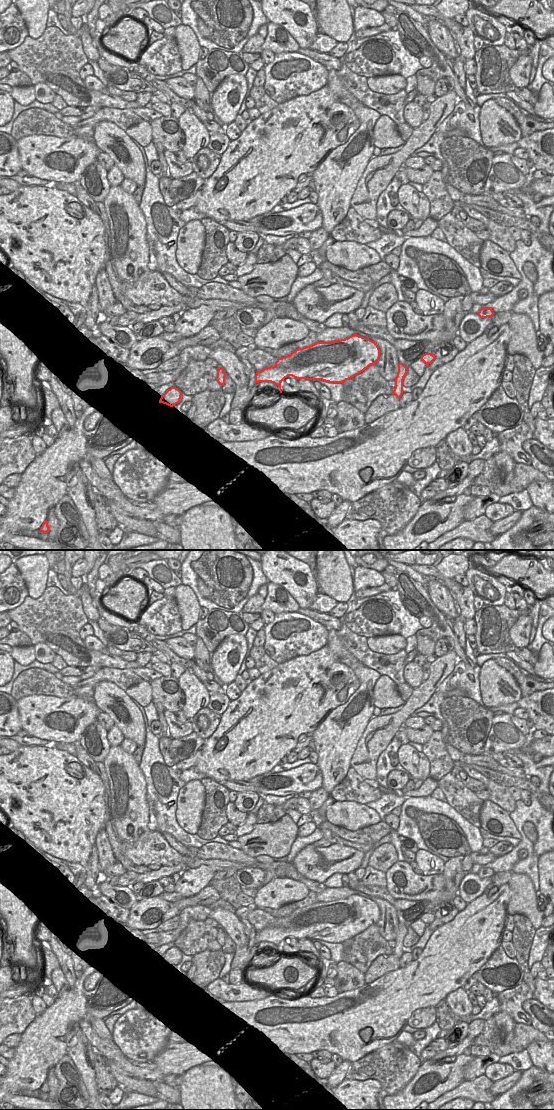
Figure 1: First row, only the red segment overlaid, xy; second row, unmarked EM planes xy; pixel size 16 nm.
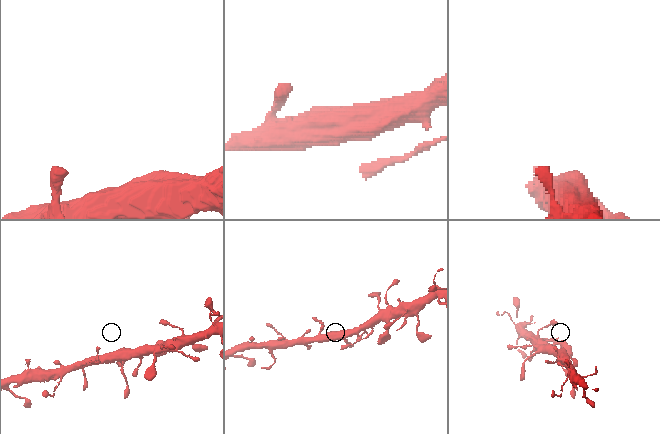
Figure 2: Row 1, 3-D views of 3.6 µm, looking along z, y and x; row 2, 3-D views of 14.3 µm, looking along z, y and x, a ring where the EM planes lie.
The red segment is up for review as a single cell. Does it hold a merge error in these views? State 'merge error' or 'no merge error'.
no merge error

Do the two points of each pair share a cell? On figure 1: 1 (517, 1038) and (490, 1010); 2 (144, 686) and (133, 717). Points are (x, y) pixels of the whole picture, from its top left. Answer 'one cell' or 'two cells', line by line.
1: two cells
2: two cells

